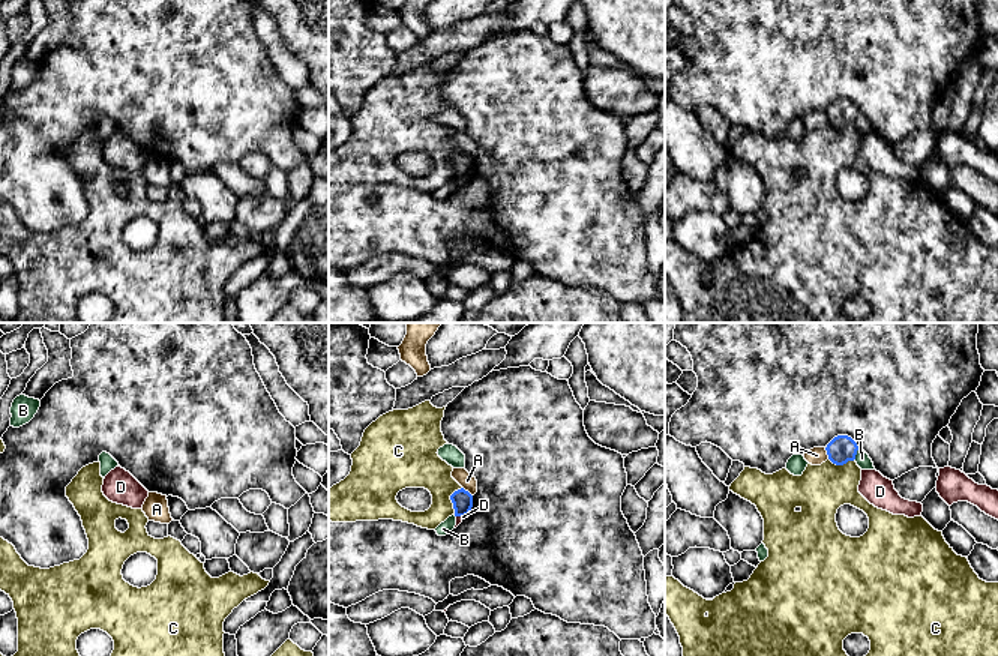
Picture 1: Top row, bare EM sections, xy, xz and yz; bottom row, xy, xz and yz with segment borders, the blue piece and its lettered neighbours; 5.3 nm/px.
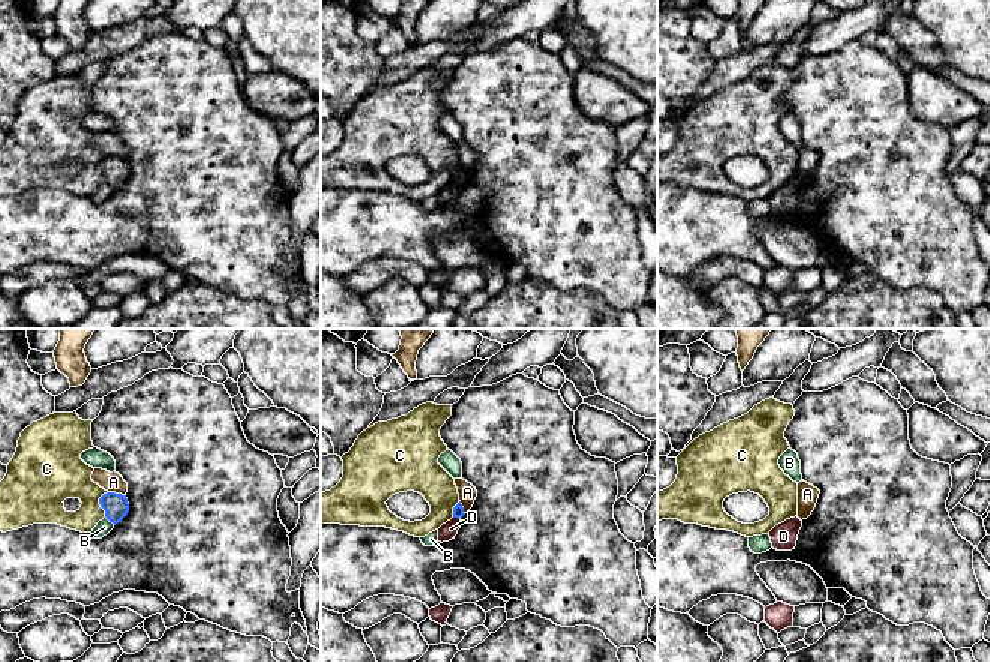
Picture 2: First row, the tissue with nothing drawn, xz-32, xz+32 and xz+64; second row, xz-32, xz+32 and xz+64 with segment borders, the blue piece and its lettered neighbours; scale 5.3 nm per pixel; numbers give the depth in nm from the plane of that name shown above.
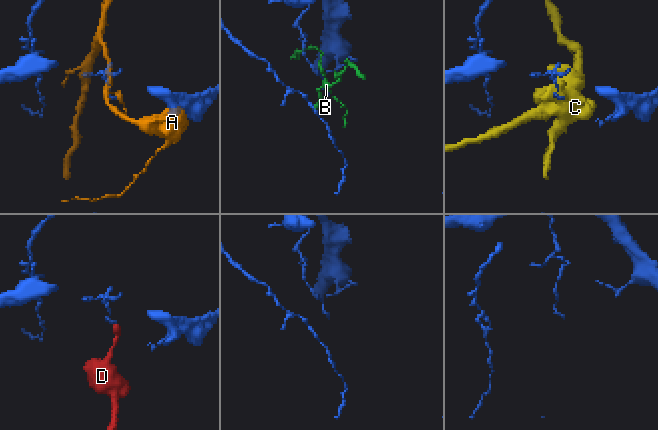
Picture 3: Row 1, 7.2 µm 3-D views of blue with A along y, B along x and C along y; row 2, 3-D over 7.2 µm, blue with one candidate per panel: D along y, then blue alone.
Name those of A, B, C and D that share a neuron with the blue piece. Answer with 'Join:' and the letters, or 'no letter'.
Join: no letter

